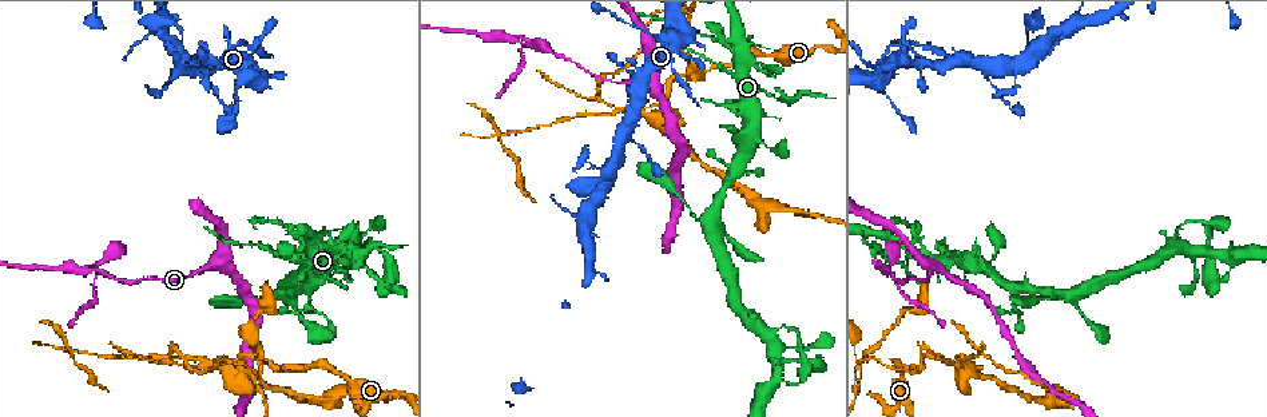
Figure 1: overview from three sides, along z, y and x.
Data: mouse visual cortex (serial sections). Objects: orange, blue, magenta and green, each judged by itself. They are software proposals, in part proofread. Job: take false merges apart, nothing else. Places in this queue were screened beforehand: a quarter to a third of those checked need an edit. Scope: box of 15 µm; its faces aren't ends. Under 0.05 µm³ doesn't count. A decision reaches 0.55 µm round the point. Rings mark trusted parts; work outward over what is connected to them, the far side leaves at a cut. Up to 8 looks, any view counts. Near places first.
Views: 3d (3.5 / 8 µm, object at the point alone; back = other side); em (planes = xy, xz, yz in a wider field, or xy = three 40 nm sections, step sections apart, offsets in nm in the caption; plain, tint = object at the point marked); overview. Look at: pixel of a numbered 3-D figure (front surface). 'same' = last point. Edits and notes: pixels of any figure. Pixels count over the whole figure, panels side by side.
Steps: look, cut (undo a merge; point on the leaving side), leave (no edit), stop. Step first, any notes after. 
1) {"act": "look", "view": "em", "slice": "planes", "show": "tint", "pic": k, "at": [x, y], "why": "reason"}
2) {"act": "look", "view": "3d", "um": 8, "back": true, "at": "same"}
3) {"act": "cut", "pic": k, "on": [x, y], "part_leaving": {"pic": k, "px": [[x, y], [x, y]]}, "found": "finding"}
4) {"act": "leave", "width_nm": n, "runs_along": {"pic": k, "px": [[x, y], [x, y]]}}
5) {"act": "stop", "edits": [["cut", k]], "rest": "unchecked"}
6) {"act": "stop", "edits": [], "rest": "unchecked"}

{"act": "look", "view": "3d", "um": 3.5, "back": true, "pic": 1, "at": [930, 263], "why": "three arms meet"}

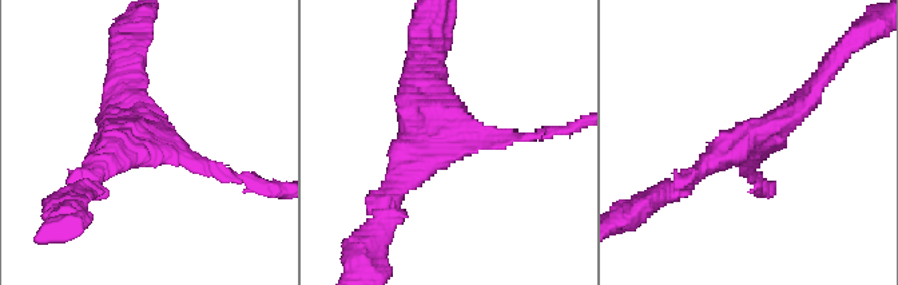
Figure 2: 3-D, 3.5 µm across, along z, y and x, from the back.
{"act": "look", "view": "em", "slice": "xy", "step": 3, "show": "tint", "pic": 2, "at": [449, 132], "why": "need the tissue"}

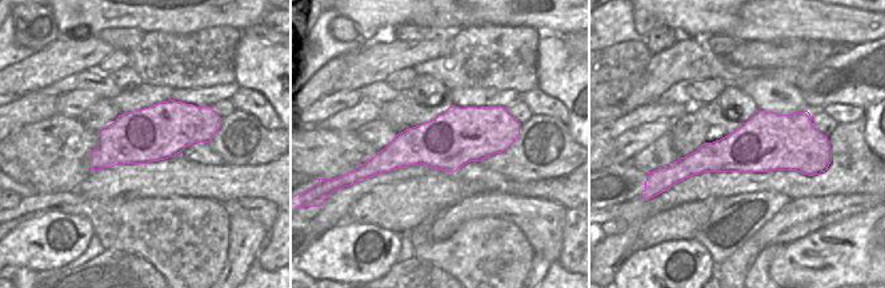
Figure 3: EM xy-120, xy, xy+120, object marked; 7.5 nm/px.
{"act": "leave", "runs_along": {"pic": 2, "px": [[528, 138], [449, 130], [396, 189]]}, "found": "one cell here"}

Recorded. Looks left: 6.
{"act": "look", "view": "3d", "um": 3.5, "pic": 1, "at": [207, 62], "why": "thick turns thin"}

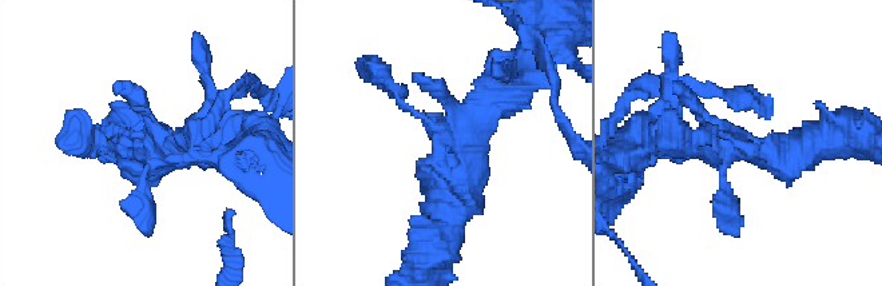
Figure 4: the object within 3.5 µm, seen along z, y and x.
{"act": "look", "view": "em", "slice": "planes", "show": "tint", "pic": 4, "at": [139, 137]}

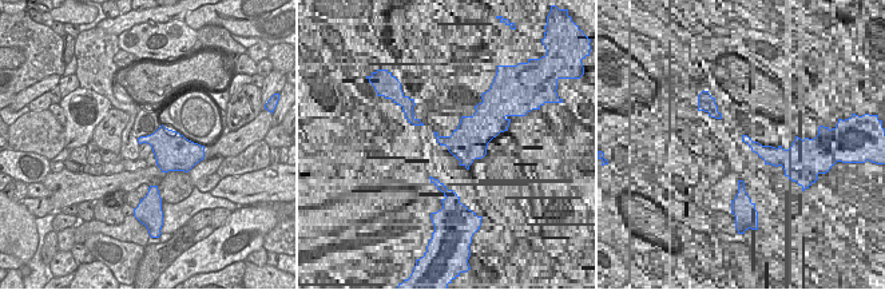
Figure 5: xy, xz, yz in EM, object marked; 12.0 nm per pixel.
{"act": "leave", "runs_along": {"pic": 4, "px": [[500, 80], [438, 131], [381, 74]]}, "found": "all the same cell"}

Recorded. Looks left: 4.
{"act": "look", "view": "3d", "um": 3.5, "back": true, "pic": 1, "at": [1007, 91], "why": "abrupt turn"}

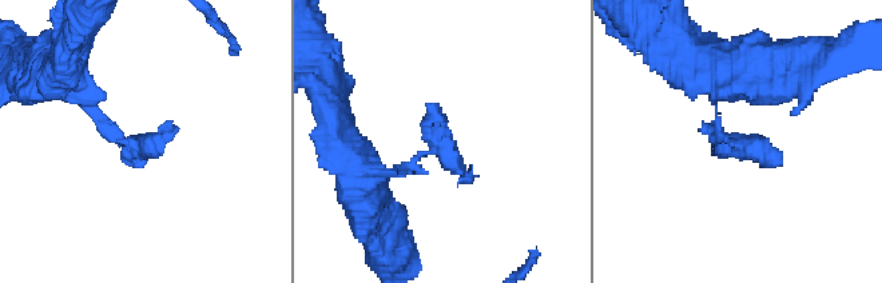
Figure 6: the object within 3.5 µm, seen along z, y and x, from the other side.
{"act": "look", "view": "em", "slice": "xy", "step": 1, "show": "tint", "pic": 6, "at": [434, 150]}

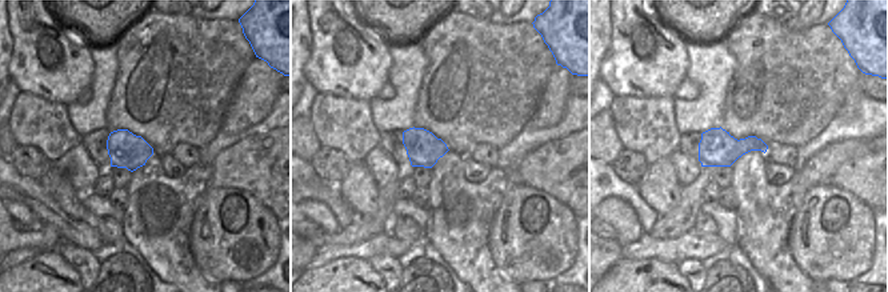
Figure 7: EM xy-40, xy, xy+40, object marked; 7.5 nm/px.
{"act": "leave", "runs_along": {"pic": 6, "px": [[75, 84], [120, 142], [170, 126]]}, "found": "one cell here"}

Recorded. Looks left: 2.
{"act": "stop", "edits": [], "rest": "unchecked"}

